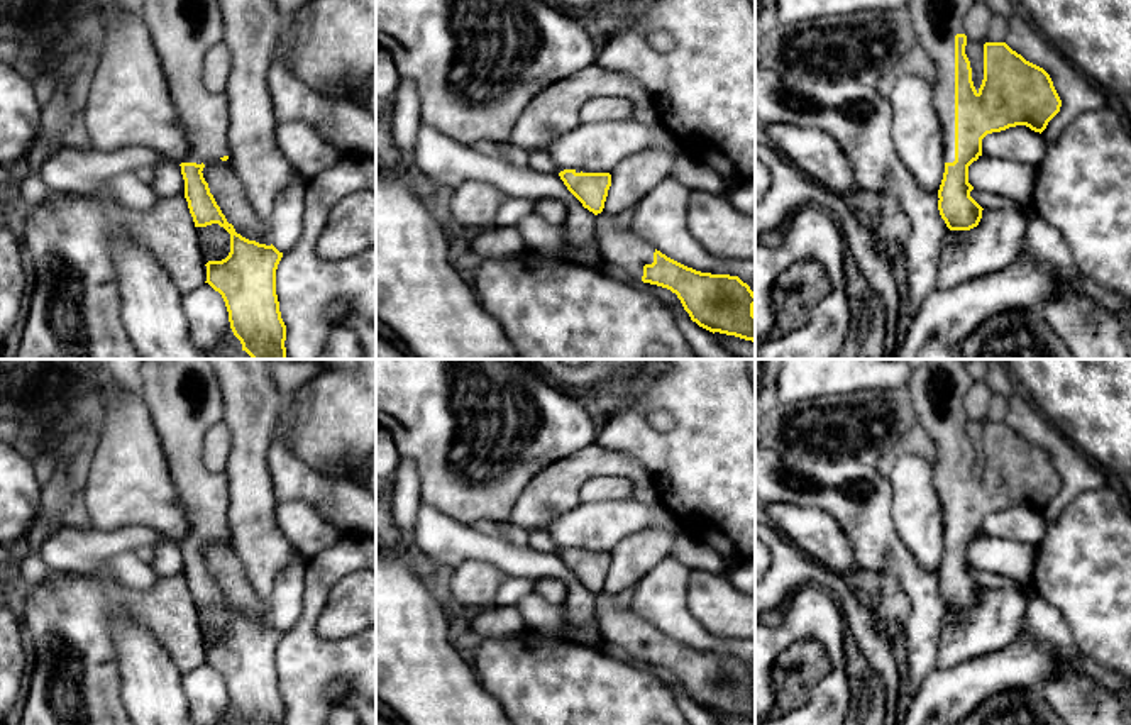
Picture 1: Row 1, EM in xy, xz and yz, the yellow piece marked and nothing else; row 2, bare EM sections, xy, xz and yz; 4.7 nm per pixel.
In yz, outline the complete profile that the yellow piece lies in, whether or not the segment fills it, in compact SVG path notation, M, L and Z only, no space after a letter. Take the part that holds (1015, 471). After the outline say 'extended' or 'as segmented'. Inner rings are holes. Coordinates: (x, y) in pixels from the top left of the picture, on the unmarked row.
M928 359L913 369L909 381L918 422L936 446L933 486L945 517L945 552L938 569L938 589L950 610L970 610L982 598L984 588L970 576L974 566L968 562L968 545L982 535L982 518L1016 505L1041 513L1062 486L1050 454L1006 422L984 423L984 459L979 469L974 466L963 407L972 383L962 359Z | extended

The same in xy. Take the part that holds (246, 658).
M142 359L139 373L142 378L141 398L151 412L151 420L166 452L169 474L188 513L190 529L179 545L195 606L218 603L230 613L229 635L205 644L205 662L222 674L230 708L242 725L284 725L286 705L276 674L276 649L283 632L273 623L259 623L237 613L217 584L201 552L207 542L230 537L229 478L225 471L212 473L203 464L205 434L222 420L222 390L215 369L208 359Z | extended

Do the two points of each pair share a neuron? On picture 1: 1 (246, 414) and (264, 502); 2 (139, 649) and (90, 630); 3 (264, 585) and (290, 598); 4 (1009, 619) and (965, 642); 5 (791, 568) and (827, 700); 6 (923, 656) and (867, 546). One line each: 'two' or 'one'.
1: one
2: two
3: two
4: one
5: one
6: one

